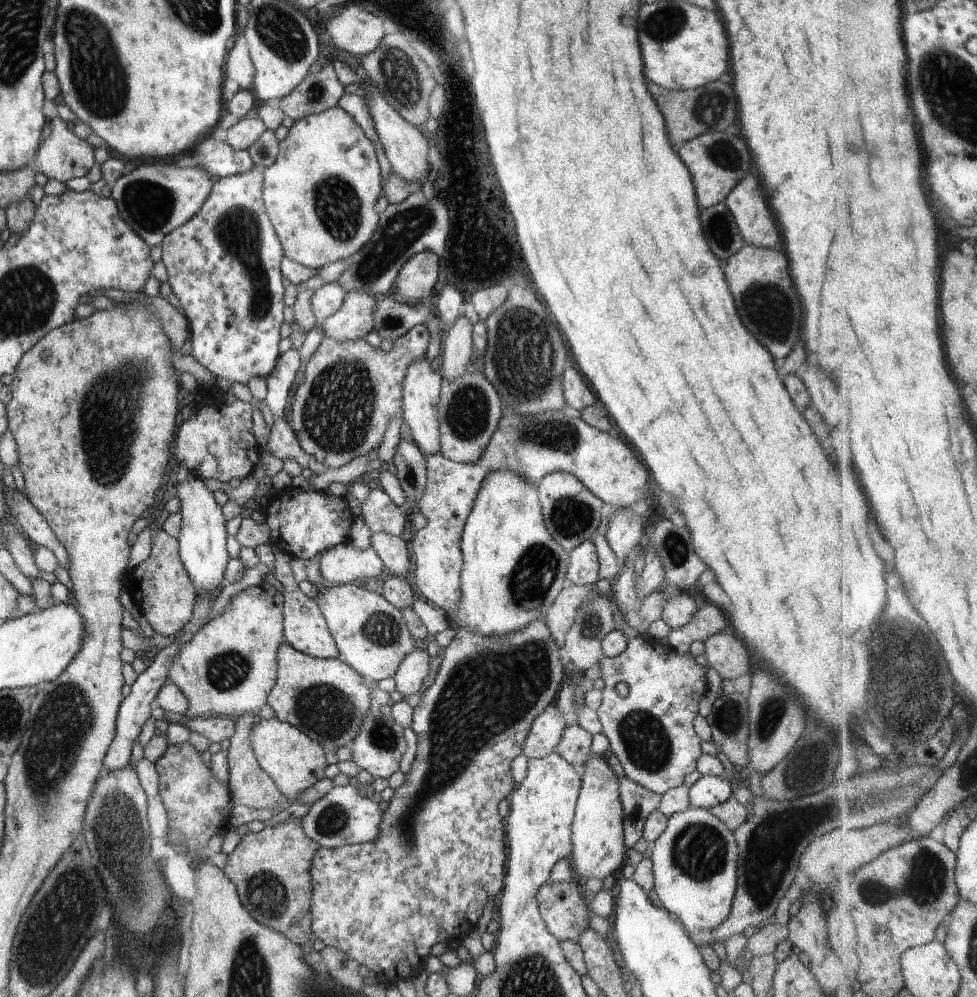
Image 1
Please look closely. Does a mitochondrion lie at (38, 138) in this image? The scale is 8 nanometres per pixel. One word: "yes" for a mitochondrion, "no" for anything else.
no

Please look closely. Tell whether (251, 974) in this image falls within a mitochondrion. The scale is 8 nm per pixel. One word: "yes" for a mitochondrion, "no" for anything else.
yes

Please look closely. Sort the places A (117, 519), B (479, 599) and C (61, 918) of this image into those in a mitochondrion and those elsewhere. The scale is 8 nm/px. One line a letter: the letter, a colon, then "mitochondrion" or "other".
A: other
B: other
C: mitochondrion

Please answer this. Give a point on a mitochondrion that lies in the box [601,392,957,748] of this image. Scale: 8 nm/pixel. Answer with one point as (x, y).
(914, 678)

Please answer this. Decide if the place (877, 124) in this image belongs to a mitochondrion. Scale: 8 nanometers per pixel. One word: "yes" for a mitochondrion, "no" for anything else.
no

